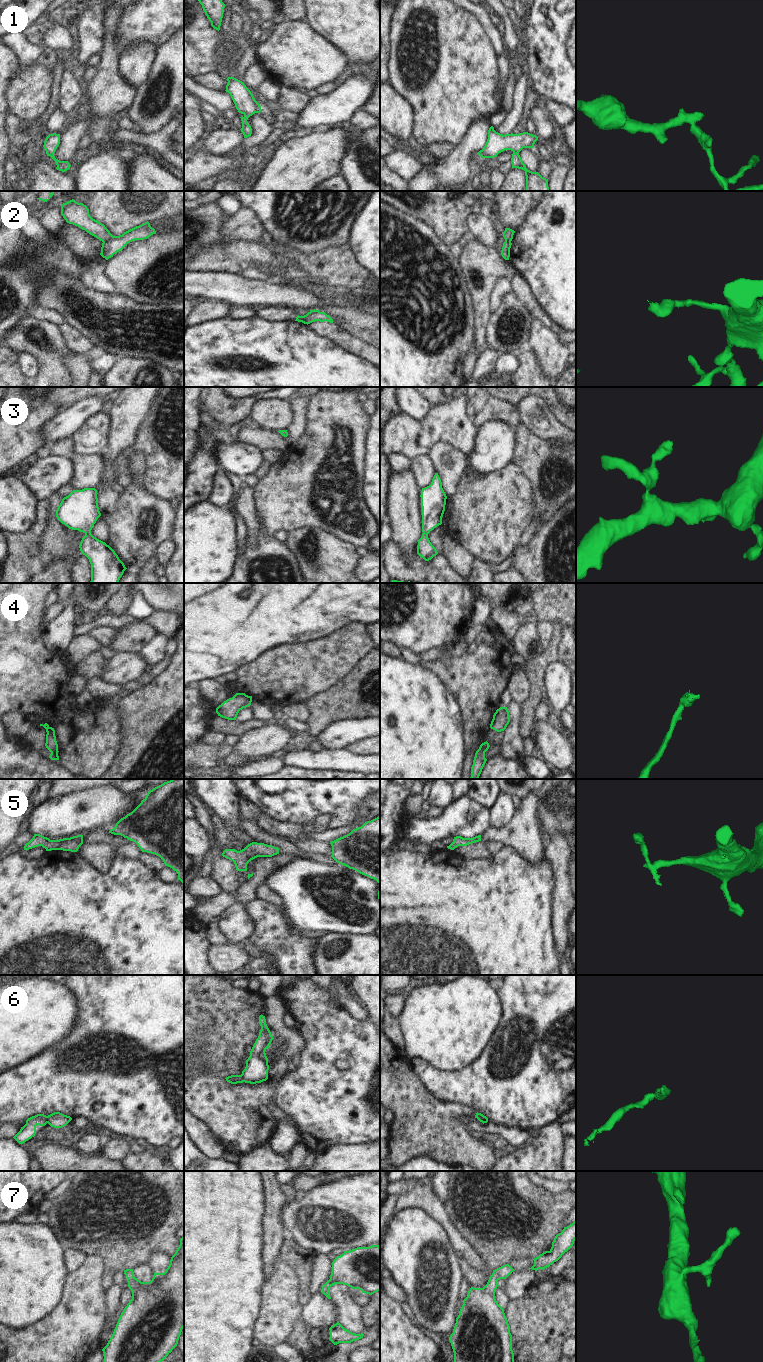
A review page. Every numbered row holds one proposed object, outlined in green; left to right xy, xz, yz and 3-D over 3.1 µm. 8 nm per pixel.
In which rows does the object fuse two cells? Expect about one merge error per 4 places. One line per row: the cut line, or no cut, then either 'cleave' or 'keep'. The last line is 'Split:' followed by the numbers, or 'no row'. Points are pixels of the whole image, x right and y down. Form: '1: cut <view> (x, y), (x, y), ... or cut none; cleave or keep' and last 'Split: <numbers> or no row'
1: cut none; keep
2: cut xy (112, 235), (103, 242); cleave
3: cut none; keep
4: cut none; keep
5: cut none; keep
6: cut xz (241, 1074), (241, 1078), (244, 1081); cleave
7: cut none; keep
Split: 2, 6

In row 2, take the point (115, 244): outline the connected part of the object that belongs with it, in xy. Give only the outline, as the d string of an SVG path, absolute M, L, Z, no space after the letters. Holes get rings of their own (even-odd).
M147 221L124 232L122 235L112 236L110 239L104 241L102 243L100 255L108 260L113 257L114 254L121 251L128 243L135 240L147 239L153 234L156 234L156 231Z

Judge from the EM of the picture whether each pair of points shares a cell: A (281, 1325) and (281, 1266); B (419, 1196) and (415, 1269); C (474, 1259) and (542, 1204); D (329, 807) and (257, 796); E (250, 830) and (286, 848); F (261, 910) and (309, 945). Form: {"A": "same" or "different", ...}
{"A": "same", "B": "different", "C": "different", "D": "same", "E": "same", "F": "same"}

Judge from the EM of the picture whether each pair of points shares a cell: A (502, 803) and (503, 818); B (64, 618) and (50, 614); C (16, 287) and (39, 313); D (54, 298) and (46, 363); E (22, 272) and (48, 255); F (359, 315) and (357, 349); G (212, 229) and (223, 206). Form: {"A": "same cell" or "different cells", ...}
{"A": "same cell", "B": "different cells", "C": "different cells", "D": "different cells", "E": "same cell", "F": "different cells", "G": "different cells"}

